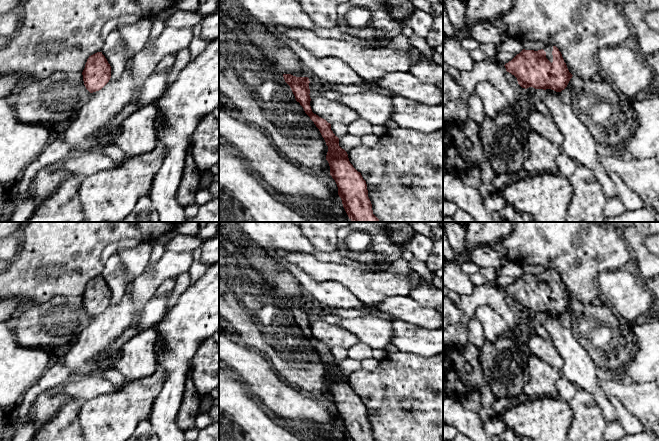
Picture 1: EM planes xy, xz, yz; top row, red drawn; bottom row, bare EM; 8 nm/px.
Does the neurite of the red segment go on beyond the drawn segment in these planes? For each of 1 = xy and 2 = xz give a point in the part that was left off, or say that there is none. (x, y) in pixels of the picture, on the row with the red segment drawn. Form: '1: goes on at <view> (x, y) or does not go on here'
1: does not go on here
2: does not go on here

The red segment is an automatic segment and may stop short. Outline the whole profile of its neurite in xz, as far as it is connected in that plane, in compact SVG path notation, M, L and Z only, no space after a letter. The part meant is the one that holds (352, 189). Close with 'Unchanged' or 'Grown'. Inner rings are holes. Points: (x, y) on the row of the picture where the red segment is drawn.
M283 74L283 77L328 146L326 160L330 166L330 175L337 184L338 195L349 219L352 222L380 222L373 214L366 181L350 163L347 152L339 146L339 138L331 130L331 124L312 112L309 78L291 74Z. Unchanged

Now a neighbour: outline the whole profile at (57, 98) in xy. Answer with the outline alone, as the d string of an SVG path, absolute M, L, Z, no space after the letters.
M59 71L40 80L26 81L10 98L20 121L27 124L52 126L55 123L71 121L80 108L89 100L91 93L86 89L81 72Z

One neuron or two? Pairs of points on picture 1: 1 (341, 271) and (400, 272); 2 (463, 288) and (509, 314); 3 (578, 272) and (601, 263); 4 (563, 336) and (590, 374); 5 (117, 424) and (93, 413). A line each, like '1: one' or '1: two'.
1: one
2: two
3: one
4: one
5: one

